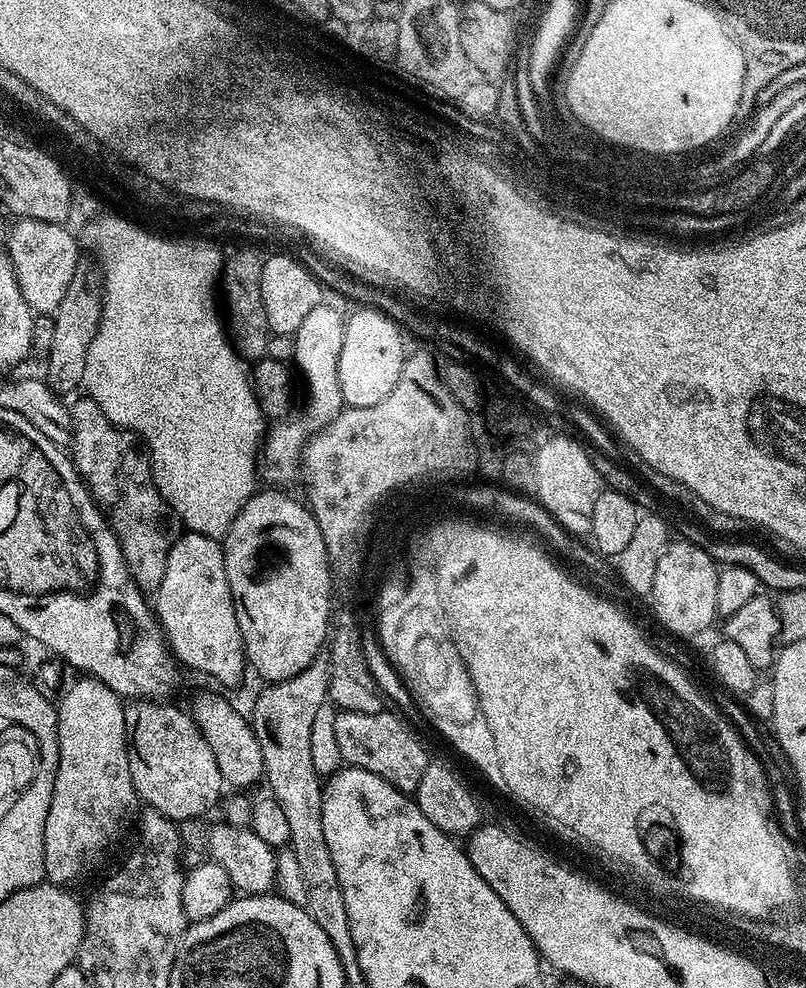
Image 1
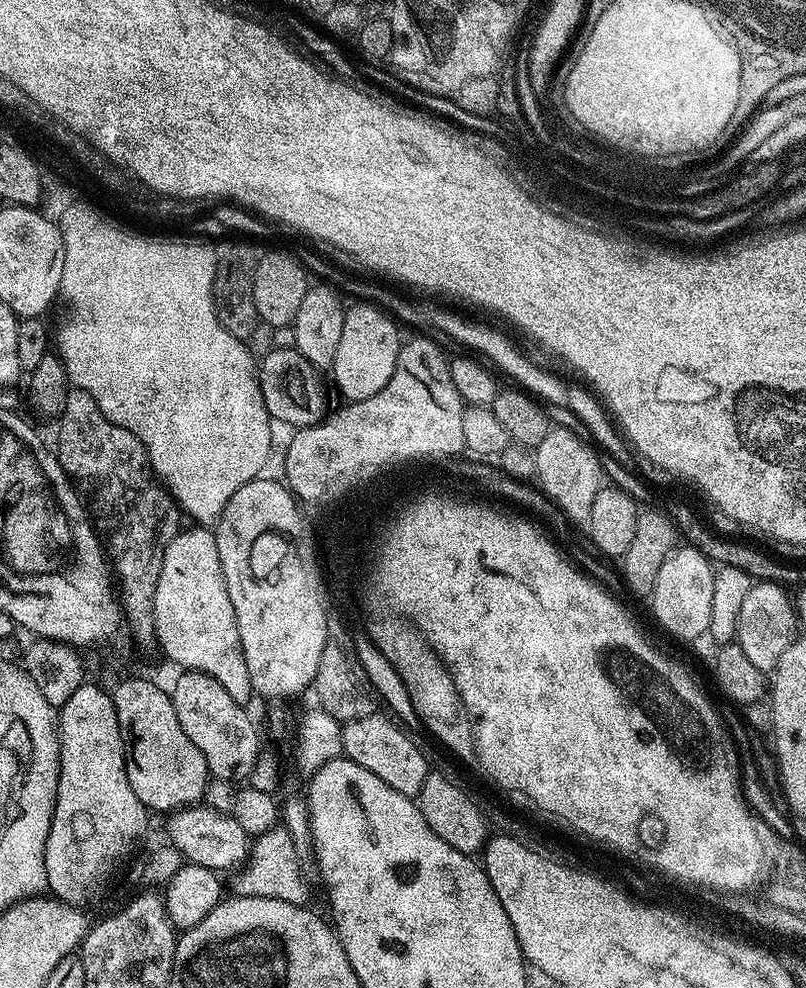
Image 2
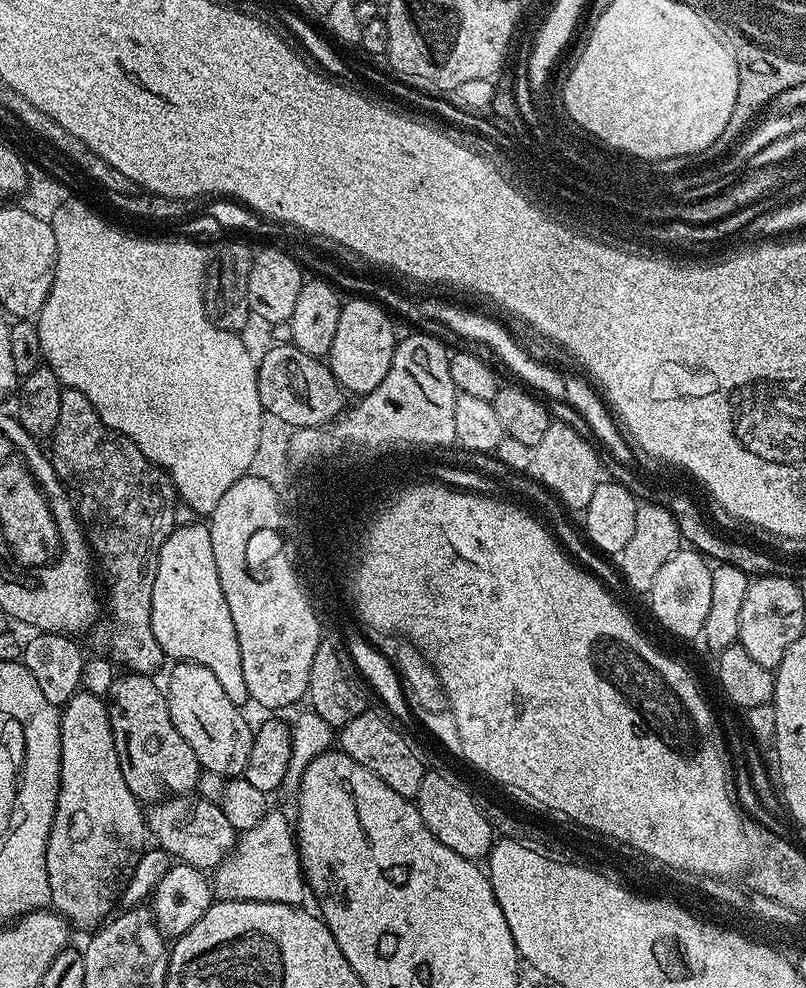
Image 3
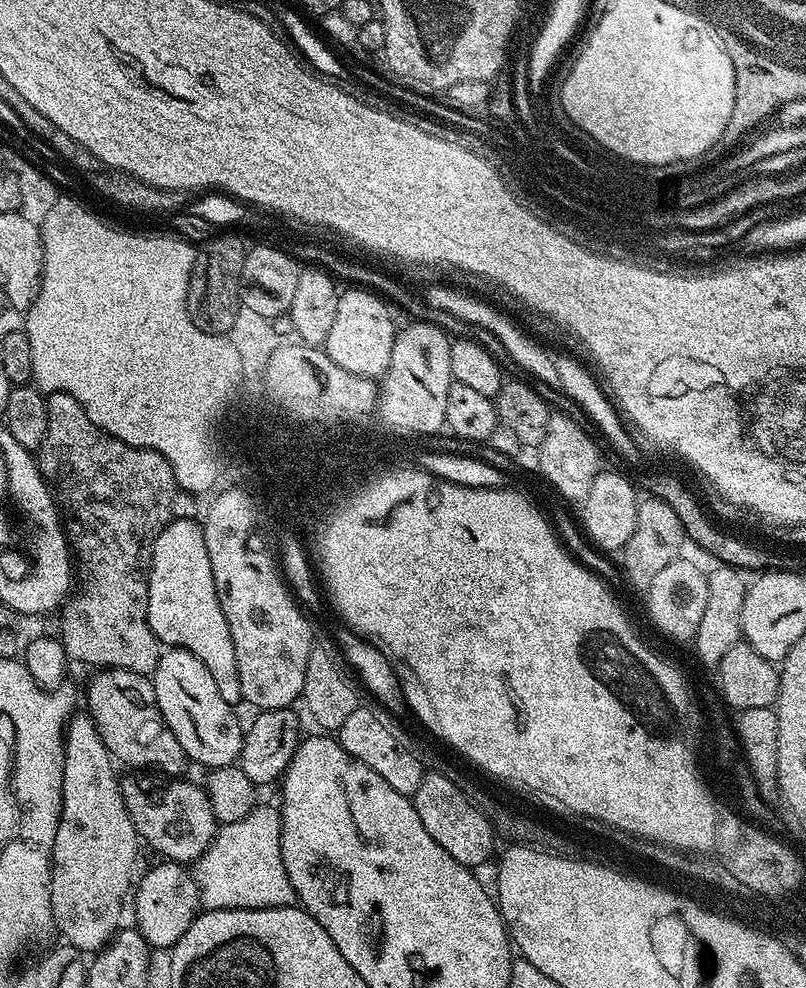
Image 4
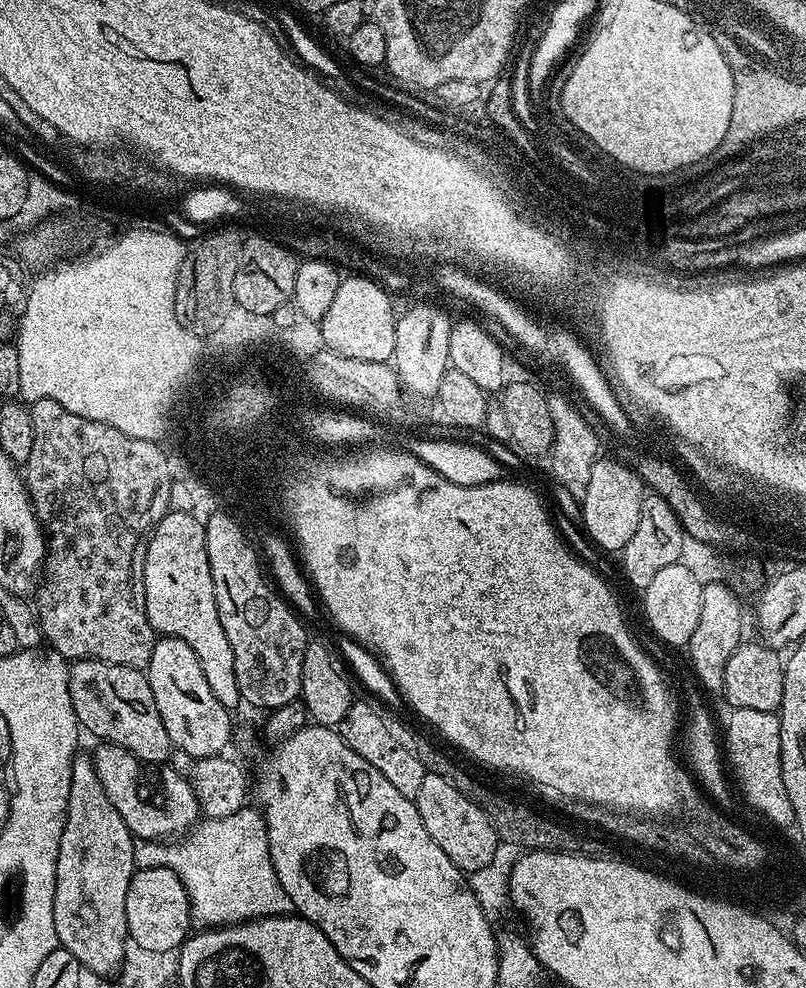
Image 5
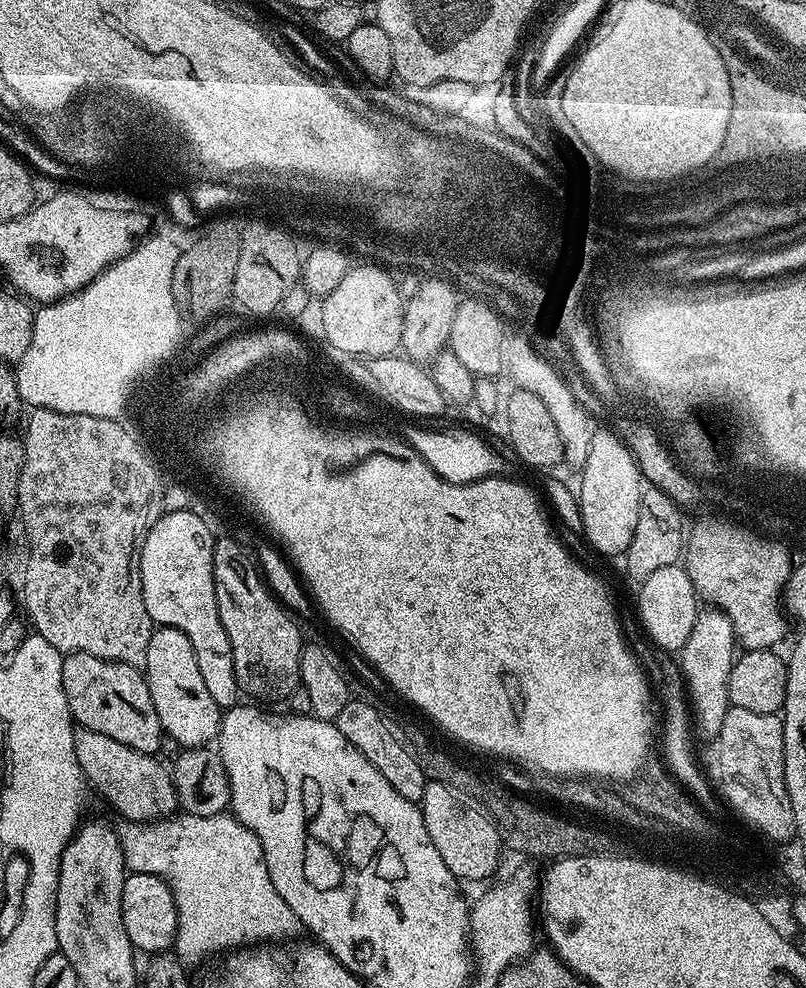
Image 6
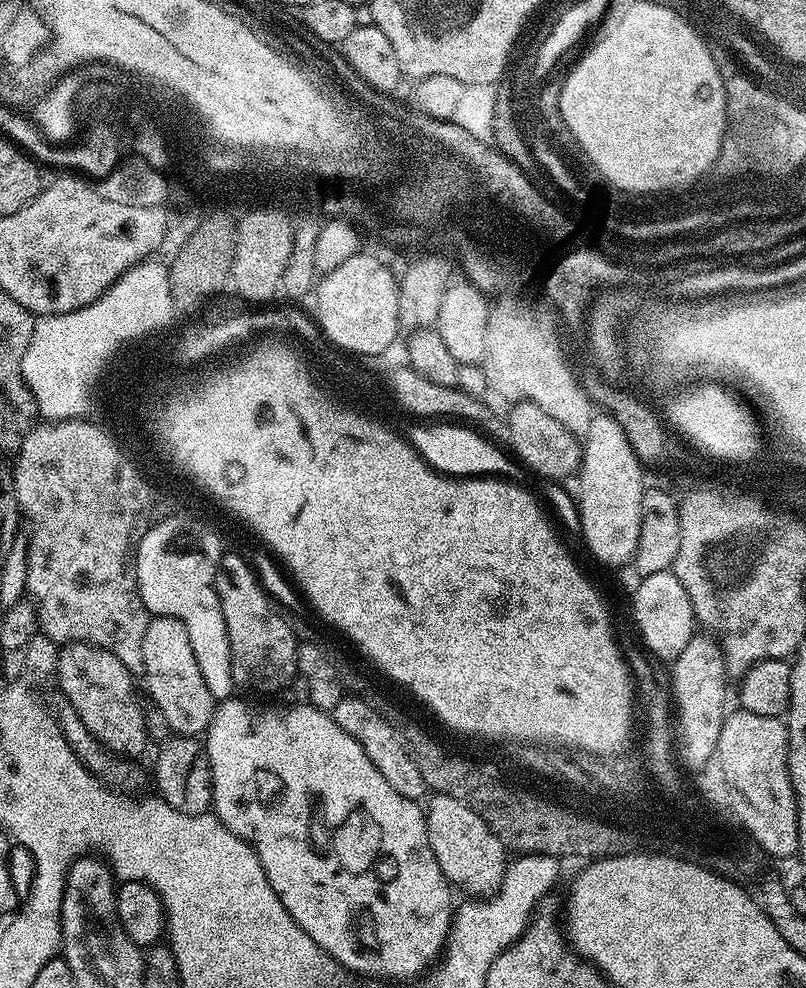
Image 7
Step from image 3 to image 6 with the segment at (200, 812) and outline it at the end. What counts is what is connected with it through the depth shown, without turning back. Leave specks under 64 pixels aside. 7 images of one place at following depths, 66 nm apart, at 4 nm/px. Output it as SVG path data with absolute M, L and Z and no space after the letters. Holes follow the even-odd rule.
M89 728L74 731L74 754L85 781L96 787L96 792L112 804L112 808L128 822L151 822L167 818L177 811L176 787L172 773L156 761L155 755L139 752L114 738L106 738Z

